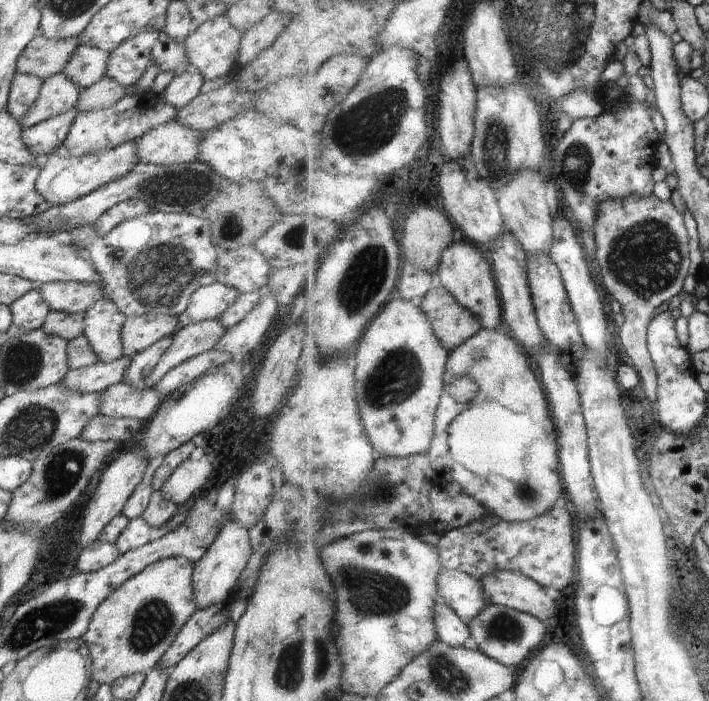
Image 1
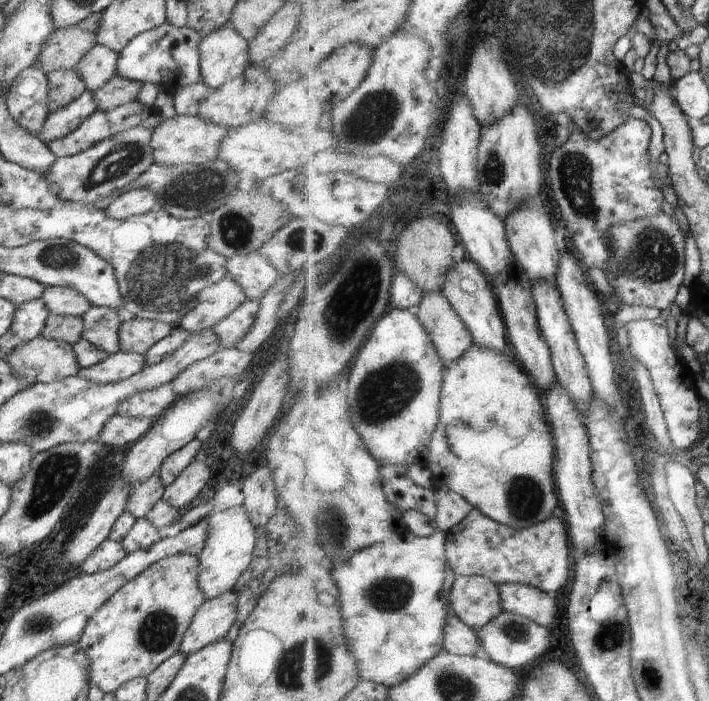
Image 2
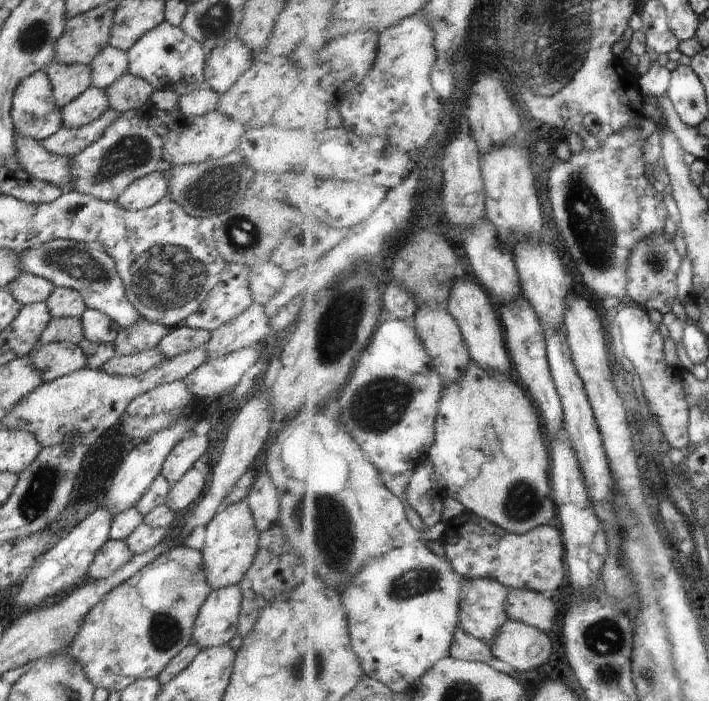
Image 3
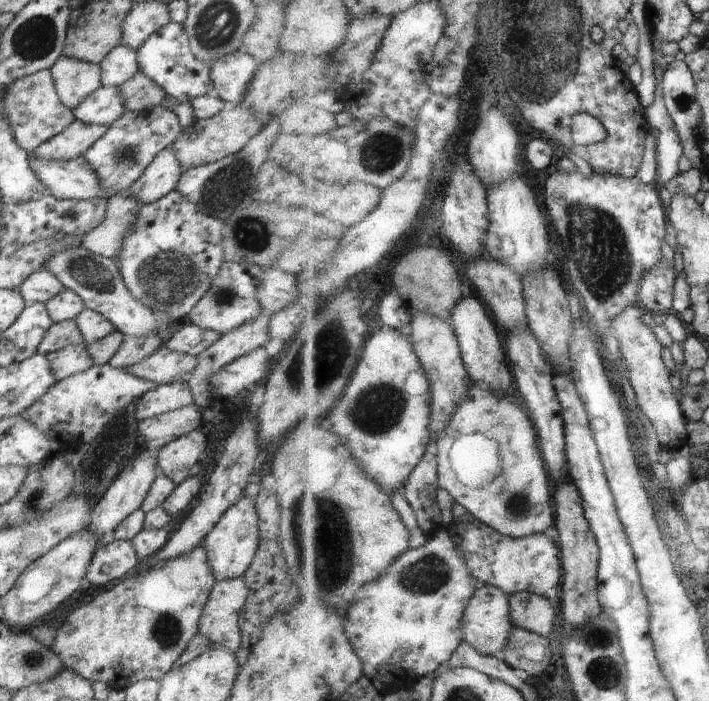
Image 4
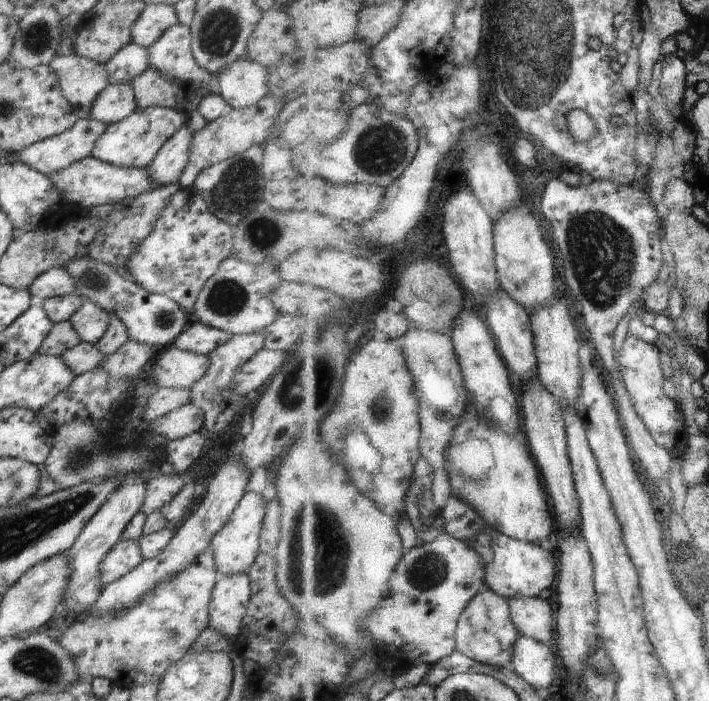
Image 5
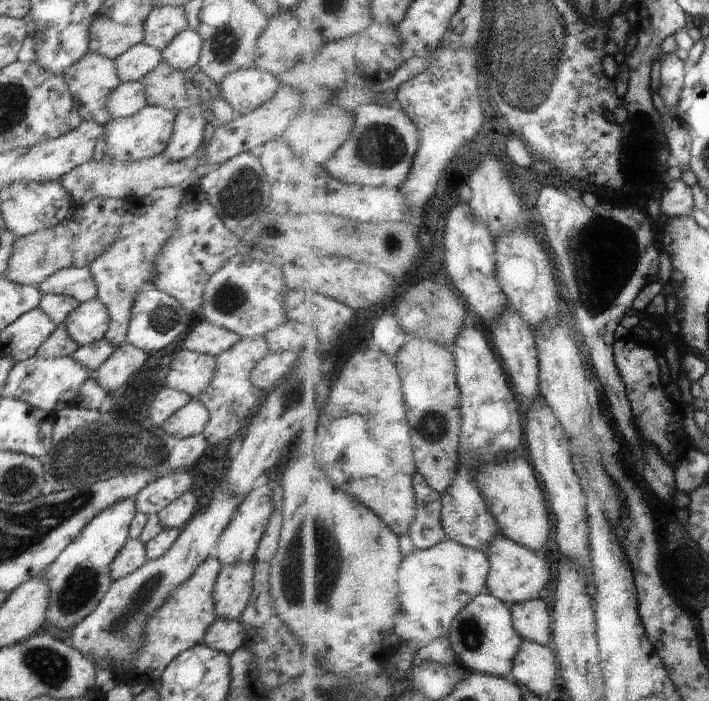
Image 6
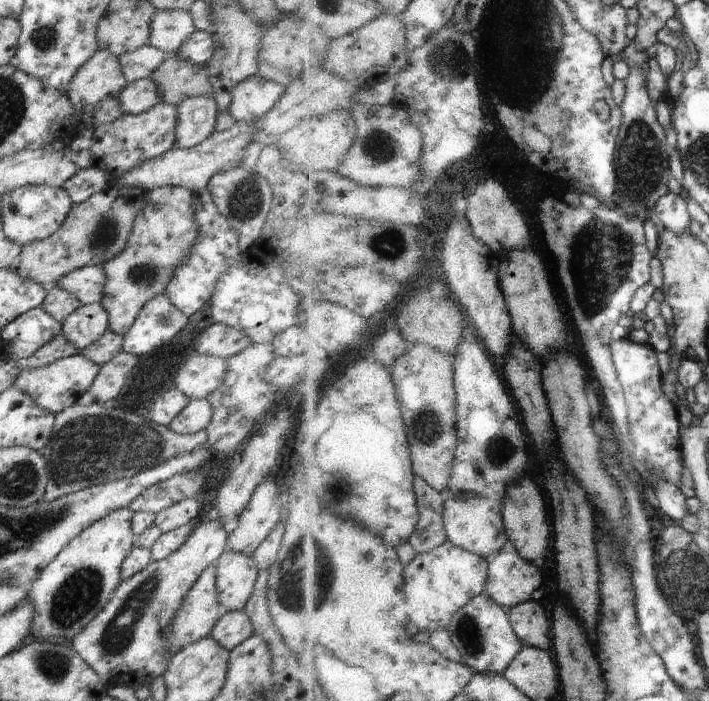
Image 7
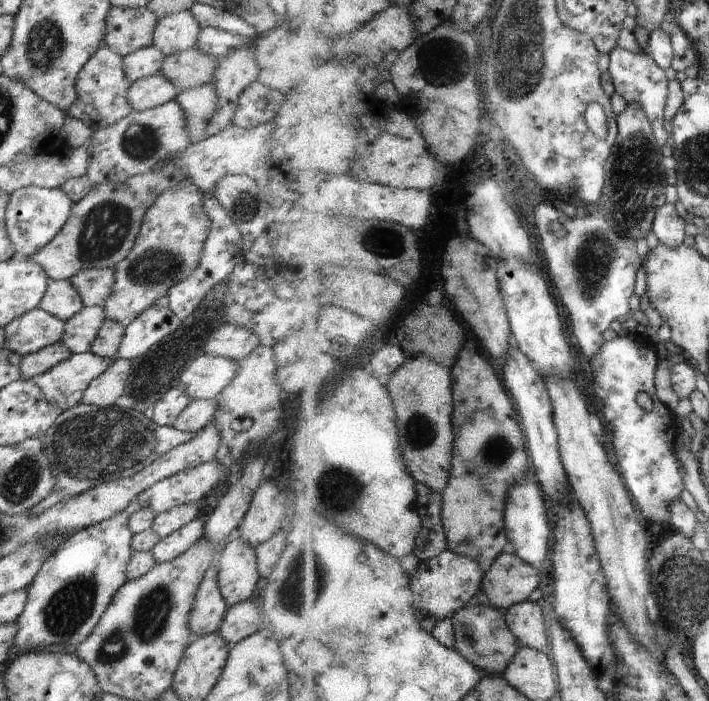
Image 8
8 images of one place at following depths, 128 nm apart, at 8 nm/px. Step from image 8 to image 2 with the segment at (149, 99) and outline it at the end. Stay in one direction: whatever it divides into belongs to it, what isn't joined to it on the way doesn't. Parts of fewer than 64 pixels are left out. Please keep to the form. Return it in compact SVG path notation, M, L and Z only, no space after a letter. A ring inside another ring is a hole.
M84 91L78 100L71 102L66 108L49 114L46 122L42 124L41 132L34 132L32 136L36 136L42 144L50 144L52 140L58 140L68 136L69 132L74 132L74 129L97 110L92 91Z

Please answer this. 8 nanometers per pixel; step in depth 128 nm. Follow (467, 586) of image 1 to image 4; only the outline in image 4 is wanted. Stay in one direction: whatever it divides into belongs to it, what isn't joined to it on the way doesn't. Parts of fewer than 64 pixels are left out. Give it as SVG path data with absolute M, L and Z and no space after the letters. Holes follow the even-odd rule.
M481 583L465 614L465 642L472 644L482 654L502 655L509 647L515 628L511 612L510 595L505 590L494 584Z

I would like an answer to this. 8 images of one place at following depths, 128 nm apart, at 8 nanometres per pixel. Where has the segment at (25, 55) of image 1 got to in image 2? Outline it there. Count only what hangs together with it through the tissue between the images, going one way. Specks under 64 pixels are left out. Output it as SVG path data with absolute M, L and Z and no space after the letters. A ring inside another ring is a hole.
M103 12L88 16L76 26L55 30L50 34L47 43L42 46L38 60L32 64L45 73L56 69L74 69L96 42L96 32Z

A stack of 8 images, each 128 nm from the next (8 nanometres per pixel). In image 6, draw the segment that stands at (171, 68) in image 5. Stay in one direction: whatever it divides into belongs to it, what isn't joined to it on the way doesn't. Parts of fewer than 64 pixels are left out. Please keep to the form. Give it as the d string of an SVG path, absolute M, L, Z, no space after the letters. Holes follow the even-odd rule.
M186 29L174 36L166 48L162 48L160 56L162 61L170 64L174 70L186 72L190 67L196 66L200 56L202 38L193 30Z

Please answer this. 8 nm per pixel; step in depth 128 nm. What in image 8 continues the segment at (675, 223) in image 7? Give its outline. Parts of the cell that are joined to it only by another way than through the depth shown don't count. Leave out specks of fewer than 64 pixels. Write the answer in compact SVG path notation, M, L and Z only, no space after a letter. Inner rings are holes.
M668 202L658 211L653 231L660 243L674 248L684 245L687 224L679 203Z

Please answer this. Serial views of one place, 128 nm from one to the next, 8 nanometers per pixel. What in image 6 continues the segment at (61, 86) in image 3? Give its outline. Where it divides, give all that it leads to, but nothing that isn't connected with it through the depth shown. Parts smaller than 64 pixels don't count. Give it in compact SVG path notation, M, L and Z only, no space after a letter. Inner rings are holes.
M88 52L78 62L74 62L66 68L62 78L66 83L68 92L72 95L72 100L74 100L76 110L79 112L82 121L94 121L101 125L111 121L110 114L106 110L106 100L108 100L110 92L121 84L113 60Z

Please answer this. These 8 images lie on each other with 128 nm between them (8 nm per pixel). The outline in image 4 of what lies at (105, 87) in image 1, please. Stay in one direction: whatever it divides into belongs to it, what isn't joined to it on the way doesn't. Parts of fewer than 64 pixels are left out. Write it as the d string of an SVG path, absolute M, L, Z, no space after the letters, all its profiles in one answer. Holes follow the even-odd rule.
M140 71L130 77L130 80L126 80L124 84L120 84L118 92L122 96L124 108L127 111L136 112L158 106L169 97L169 94L166 94L158 84L154 84L154 80L150 80Z

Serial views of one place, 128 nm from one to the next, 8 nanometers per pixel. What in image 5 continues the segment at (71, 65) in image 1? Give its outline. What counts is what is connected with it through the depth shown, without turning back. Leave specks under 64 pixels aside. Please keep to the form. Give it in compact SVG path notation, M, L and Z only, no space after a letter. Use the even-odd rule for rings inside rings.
M131 42L118 50L105 65L109 85L130 83L149 67L148 50Z

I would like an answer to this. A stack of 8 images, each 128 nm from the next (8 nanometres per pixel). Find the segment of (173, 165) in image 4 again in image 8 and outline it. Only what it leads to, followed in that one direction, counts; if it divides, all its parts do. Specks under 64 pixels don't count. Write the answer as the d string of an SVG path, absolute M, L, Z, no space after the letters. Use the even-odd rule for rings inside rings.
M214 82L179 92L175 101L187 117L189 137L192 142L205 138L205 128L218 103Z

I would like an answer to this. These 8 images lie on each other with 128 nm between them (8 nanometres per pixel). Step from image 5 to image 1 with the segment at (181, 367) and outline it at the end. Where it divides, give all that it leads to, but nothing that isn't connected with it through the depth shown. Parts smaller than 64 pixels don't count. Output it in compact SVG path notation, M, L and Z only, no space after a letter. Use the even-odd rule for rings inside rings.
M123 354L122 358L112 362L96 362L86 368L70 369L60 384L72 392L84 394L106 390L106 387L124 381L130 360L131 356Z

